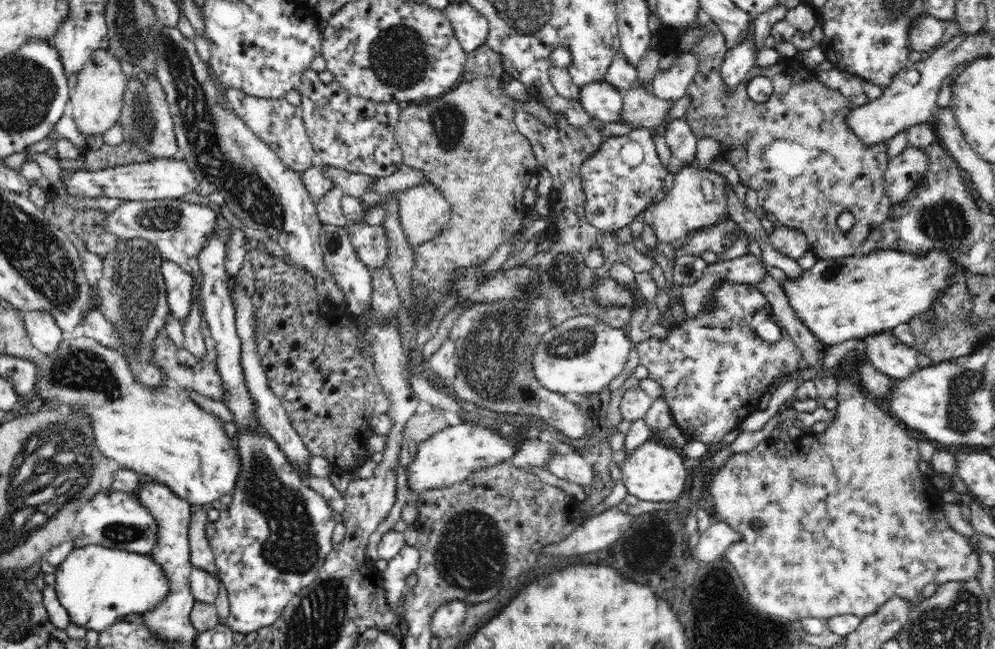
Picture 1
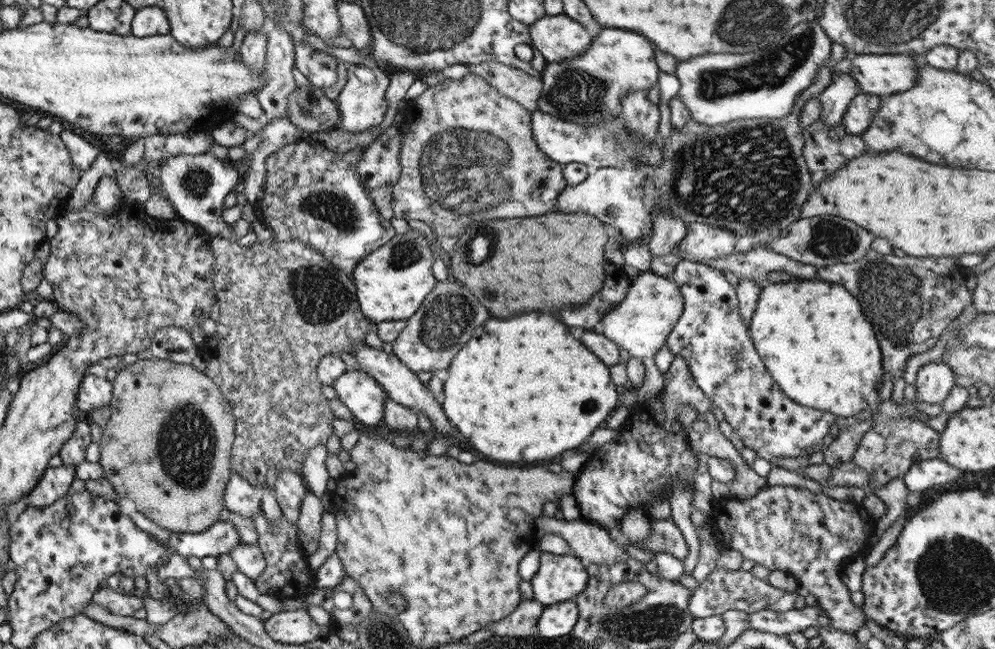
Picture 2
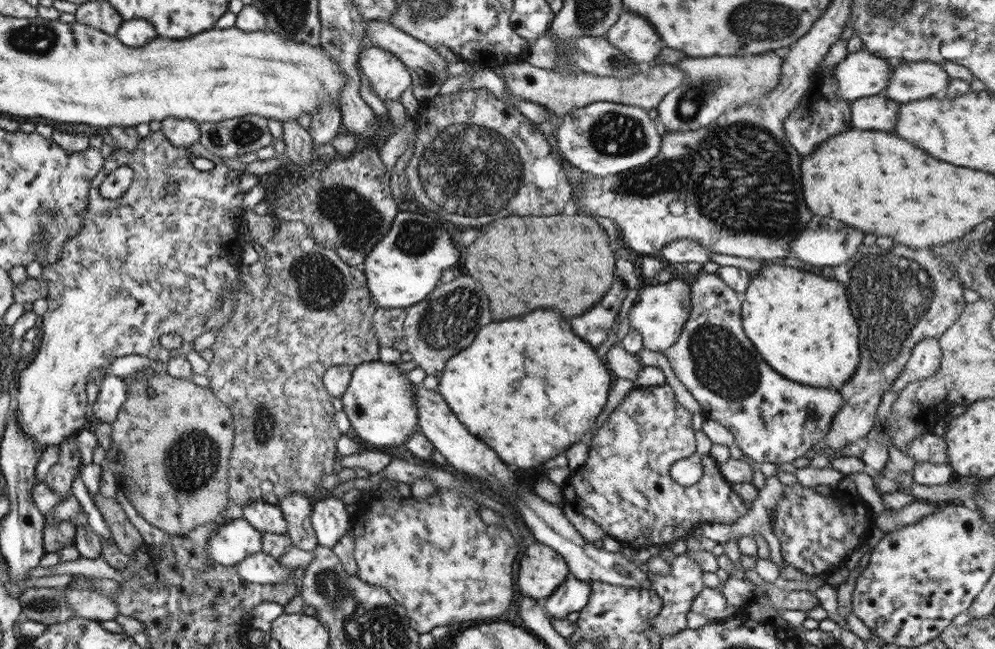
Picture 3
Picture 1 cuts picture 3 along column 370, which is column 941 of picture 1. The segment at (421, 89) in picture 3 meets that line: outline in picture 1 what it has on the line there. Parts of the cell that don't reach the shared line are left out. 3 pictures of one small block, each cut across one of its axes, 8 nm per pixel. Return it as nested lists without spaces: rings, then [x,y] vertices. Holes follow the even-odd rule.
[[[924,14],[920,16],[920,22],[912,28],[909,34],[911,50],[916,52],[932,52],[938,48],[938,44],[944,42],[944,29],[946,21]]]

